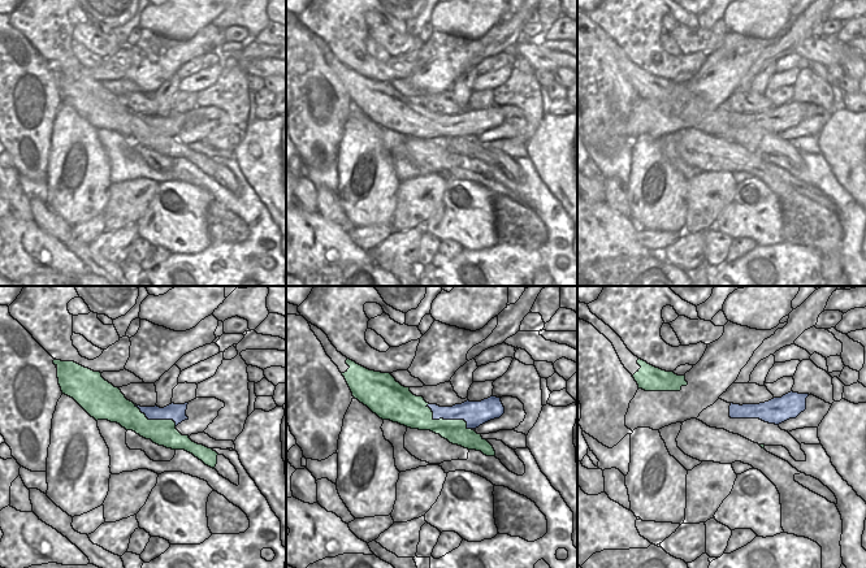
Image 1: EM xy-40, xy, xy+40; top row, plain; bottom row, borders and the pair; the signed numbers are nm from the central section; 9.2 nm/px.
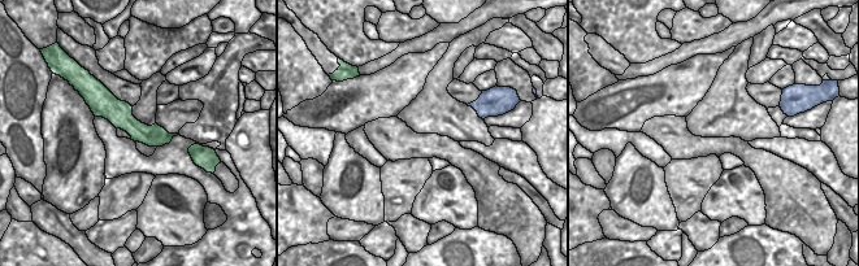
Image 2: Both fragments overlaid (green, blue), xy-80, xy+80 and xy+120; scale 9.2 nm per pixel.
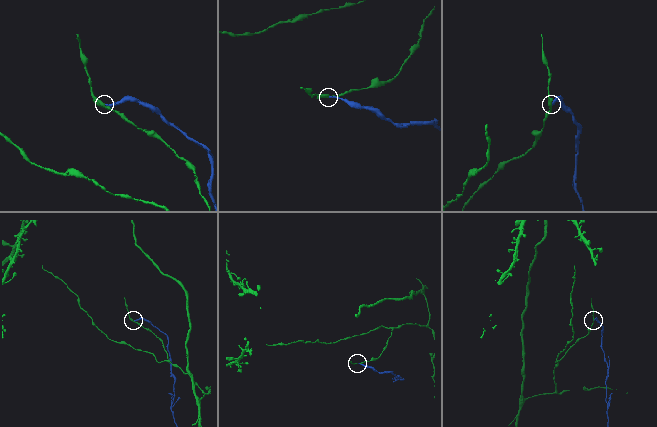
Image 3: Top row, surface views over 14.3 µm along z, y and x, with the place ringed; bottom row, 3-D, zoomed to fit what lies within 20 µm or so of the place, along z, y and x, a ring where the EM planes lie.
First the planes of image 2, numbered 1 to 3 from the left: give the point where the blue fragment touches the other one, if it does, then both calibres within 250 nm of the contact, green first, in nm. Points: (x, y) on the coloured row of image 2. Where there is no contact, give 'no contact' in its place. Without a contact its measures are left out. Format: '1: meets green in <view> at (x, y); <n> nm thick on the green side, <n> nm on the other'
1: no contact
2: no contact
3: no contact

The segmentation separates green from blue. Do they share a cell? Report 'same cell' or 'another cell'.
another cell

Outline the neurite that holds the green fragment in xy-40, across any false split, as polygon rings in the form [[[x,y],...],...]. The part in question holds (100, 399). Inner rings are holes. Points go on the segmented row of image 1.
[[[53,360],[62,394],[73,398],[91,417],[117,422],[159,446],[185,450],[215,469],[217,452],[192,442],[176,429],[173,420],[148,420],[144,413],[125,398],[118,387],[74,361]]]

